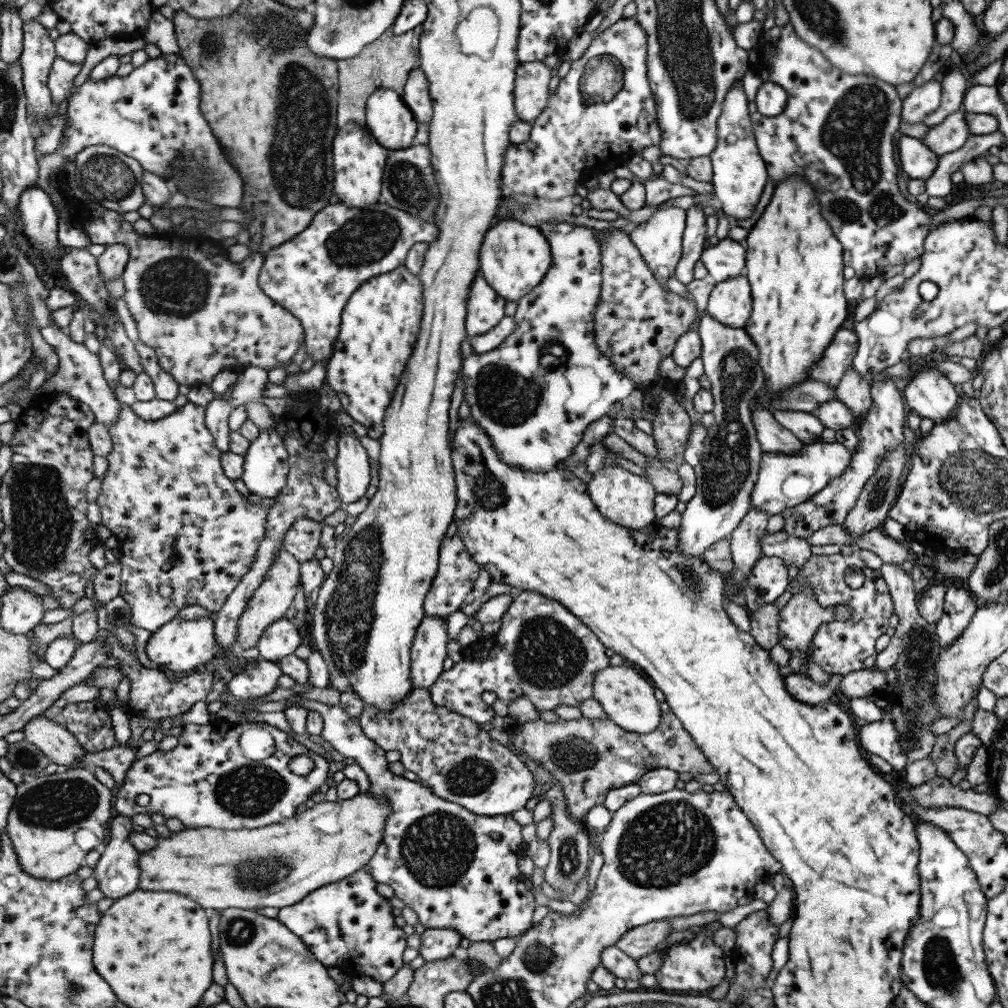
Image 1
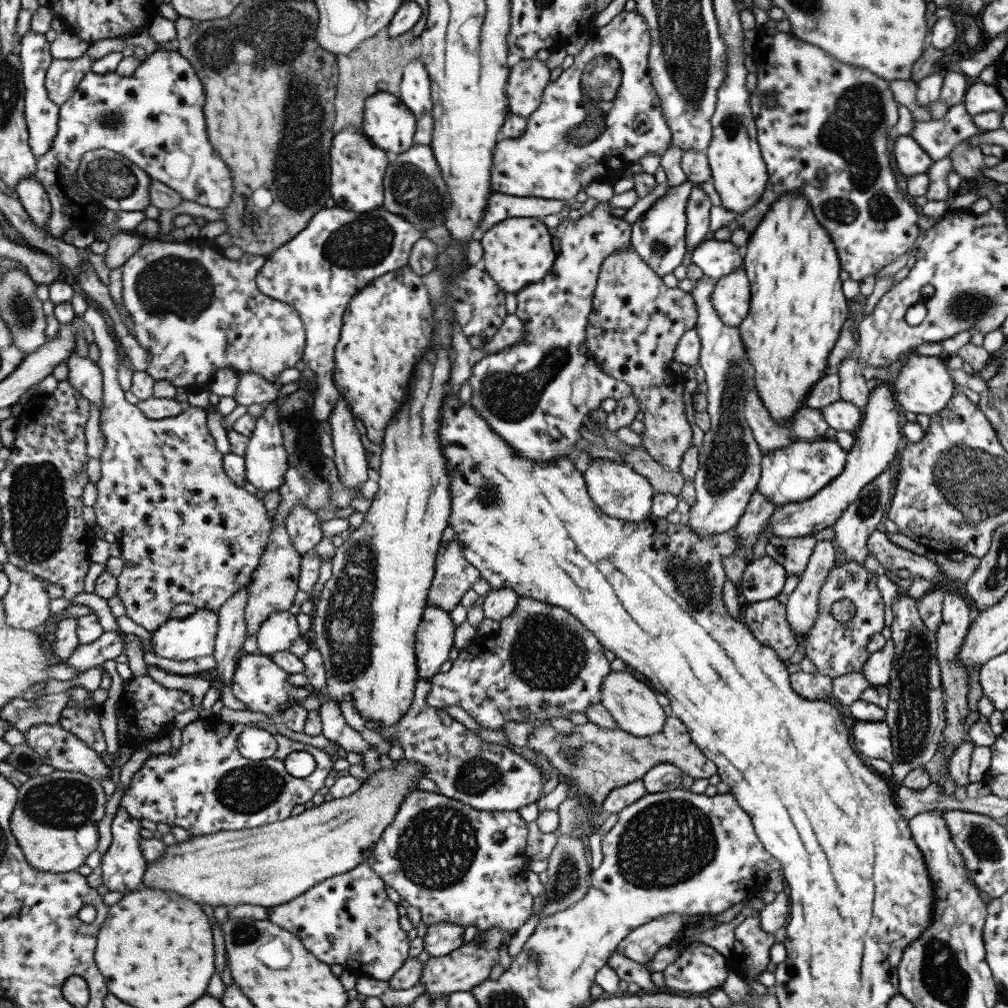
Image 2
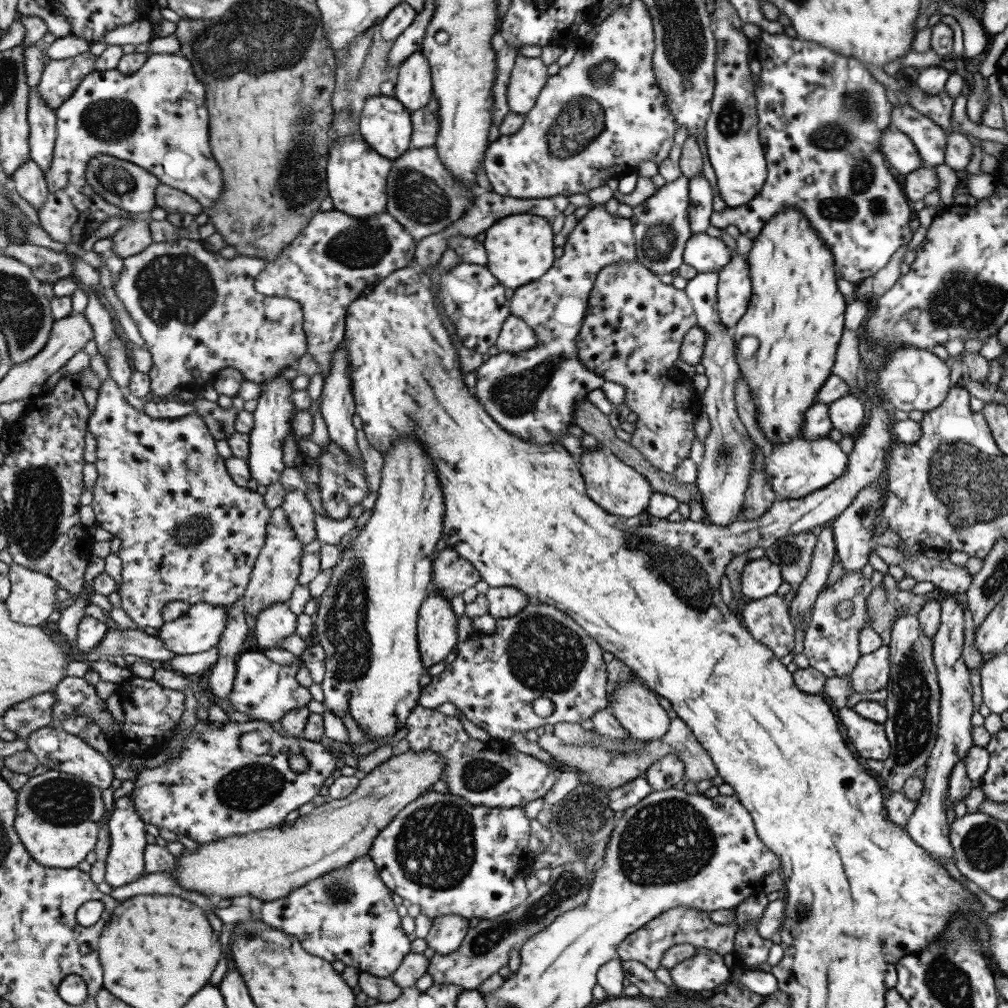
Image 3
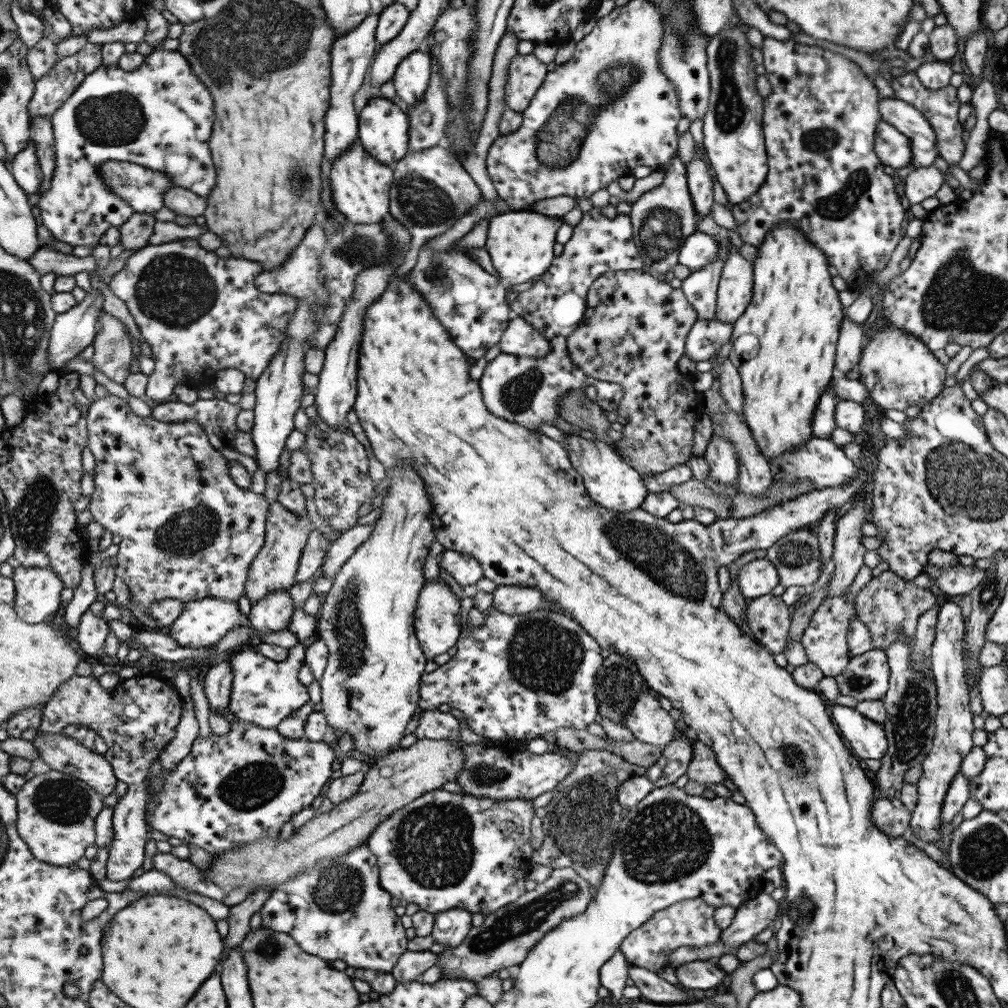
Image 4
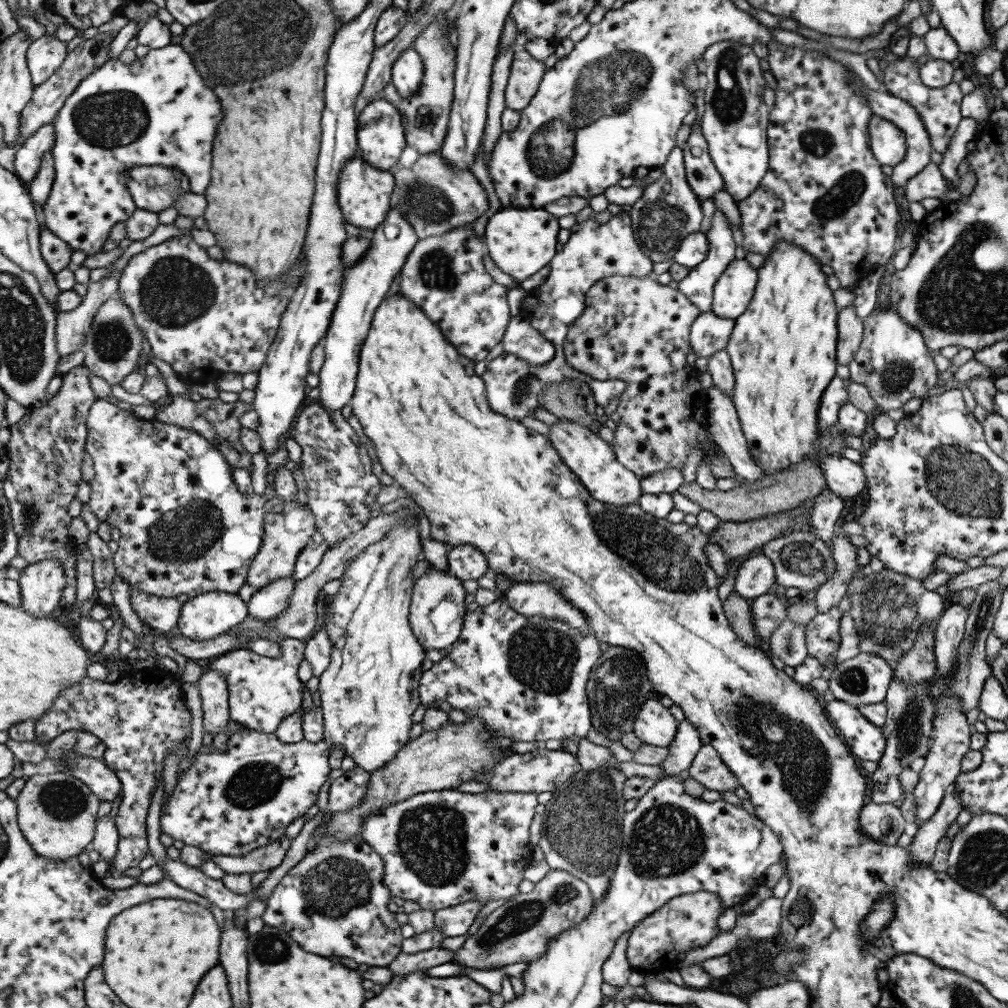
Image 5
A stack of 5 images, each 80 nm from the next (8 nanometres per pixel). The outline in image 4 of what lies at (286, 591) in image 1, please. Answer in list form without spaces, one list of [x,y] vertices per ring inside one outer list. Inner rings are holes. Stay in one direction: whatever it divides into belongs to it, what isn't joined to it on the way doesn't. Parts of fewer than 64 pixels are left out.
[[[278,500],[269,505],[266,543],[252,562],[246,585],[246,596],[251,603],[268,597],[272,592],[290,589],[297,583],[300,560],[312,531],[311,518],[295,514]]]

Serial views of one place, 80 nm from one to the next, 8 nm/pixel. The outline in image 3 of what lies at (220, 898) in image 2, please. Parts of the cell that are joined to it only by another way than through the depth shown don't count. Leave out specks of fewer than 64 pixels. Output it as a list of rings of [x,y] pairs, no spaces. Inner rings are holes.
[[[433,752],[394,754],[369,774],[362,776],[357,790],[347,798],[329,801],[315,807],[294,824],[235,835],[215,843],[200,844],[195,853],[176,856],[180,866],[169,872],[187,890],[201,892],[216,899],[253,896],[263,903],[277,901],[293,889],[319,877],[344,869],[353,860],[371,853],[381,830],[393,821],[404,806],[440,780],[445,760]]]

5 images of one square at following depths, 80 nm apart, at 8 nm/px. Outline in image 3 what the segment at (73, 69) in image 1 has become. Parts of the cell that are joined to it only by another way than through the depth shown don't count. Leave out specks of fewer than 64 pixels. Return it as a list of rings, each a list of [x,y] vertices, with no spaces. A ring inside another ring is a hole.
[[[90,50],[65,60],[51,59],[44,68],[38,91],[46,103],[57,110],[80,86],[81,81],[96,71],[98,56]]]

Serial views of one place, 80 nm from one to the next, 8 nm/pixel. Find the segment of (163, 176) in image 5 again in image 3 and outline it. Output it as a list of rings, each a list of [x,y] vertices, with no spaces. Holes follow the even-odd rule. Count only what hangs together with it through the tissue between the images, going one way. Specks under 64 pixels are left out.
[[[100,154],[89,162],[86,177],[89,178],[89,184],[97,192],[107,194],[107,200],[111,206],[117,206],[123,211],[129,211],[138,216],[140,213],[147,215],[158,207],[156,192],[157,187],[162,183],[161,179],[142,166],[108,154]]]

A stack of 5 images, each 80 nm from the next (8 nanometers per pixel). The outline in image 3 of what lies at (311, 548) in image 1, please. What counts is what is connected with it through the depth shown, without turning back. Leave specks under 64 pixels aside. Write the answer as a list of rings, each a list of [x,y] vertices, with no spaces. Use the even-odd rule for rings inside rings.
[[[295,490],[286,492],[281,506],[286,510],[293,530],[296,531],[305,545],[317,538],[315,510],[313,510],[311,502],[307,500],[305,493],[295,492]]]

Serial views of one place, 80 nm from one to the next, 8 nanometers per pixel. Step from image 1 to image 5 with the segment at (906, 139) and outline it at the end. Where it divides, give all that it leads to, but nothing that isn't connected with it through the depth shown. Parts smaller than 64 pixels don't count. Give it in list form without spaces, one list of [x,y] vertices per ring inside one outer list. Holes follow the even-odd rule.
[[[873,115],[868,120],[868,146],[877,162],[894,167],[905,154],[904,132],[892,122]]]

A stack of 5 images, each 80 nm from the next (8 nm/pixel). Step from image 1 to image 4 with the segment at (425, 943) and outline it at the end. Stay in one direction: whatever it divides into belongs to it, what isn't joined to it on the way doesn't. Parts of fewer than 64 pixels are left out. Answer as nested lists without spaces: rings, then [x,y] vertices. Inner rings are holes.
[[[462,908],[449,909],[435,913],[432,931],[434,943],[445,944],[452,949],[466,937],[471,926],[471,913]]]

